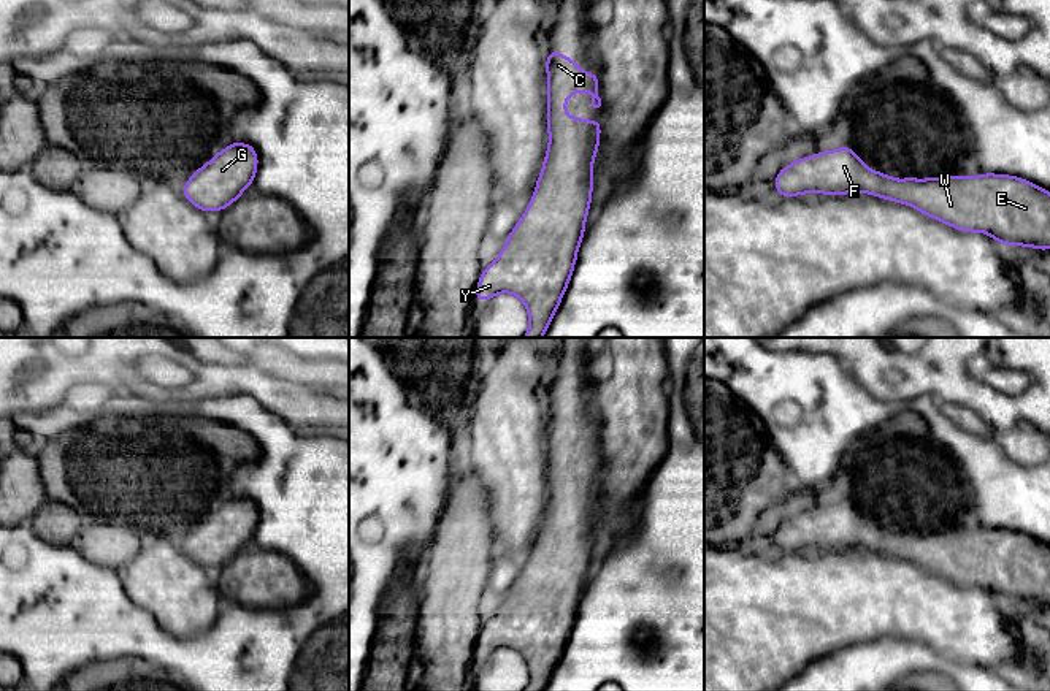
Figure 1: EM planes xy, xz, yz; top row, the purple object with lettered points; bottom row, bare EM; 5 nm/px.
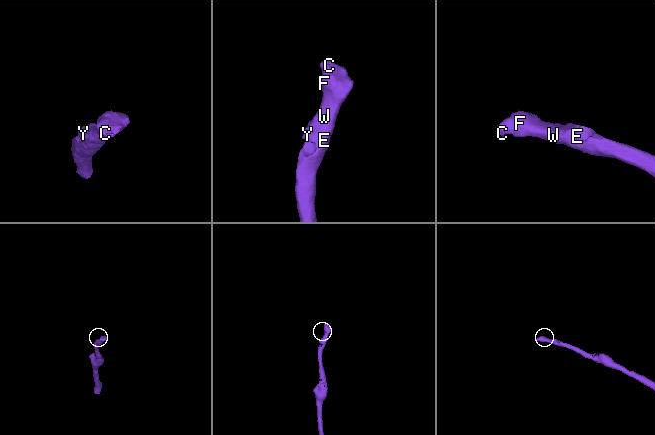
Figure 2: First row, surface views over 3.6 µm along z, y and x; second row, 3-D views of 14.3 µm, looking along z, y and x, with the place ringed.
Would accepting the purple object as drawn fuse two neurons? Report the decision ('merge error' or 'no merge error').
no merge error

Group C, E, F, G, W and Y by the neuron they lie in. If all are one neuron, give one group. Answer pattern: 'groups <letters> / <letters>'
groups C E F G W Y

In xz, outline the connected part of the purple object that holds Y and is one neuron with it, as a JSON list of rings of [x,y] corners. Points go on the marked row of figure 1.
[[[560,51],[546,57],[549,144],[531,201],[509,231],[495,262],[487,265],[474,292],[474,301],[490,301],[500,293],[515,295],[528,312],[530,326],[522,338],[542,338],[569,285],[577,250],[585,233],[585,222],[593,193],[593,162],[600,147],[601,117],[588,120],[569,117],[566,100],[577,92],[592,94],[592,106],[600,108],[598,73],[585,73],[576,60]]]

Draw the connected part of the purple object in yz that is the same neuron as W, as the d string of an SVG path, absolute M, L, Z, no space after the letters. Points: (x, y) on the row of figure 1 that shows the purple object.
M850 146L801 157L774 179L777 195L790 198L817 192L820 195L868 193L918 209L923 216L964 233L985 233L1002 246L1050 249L1050 190L1012 174L931 176L928 179L895 179L871 170Z

